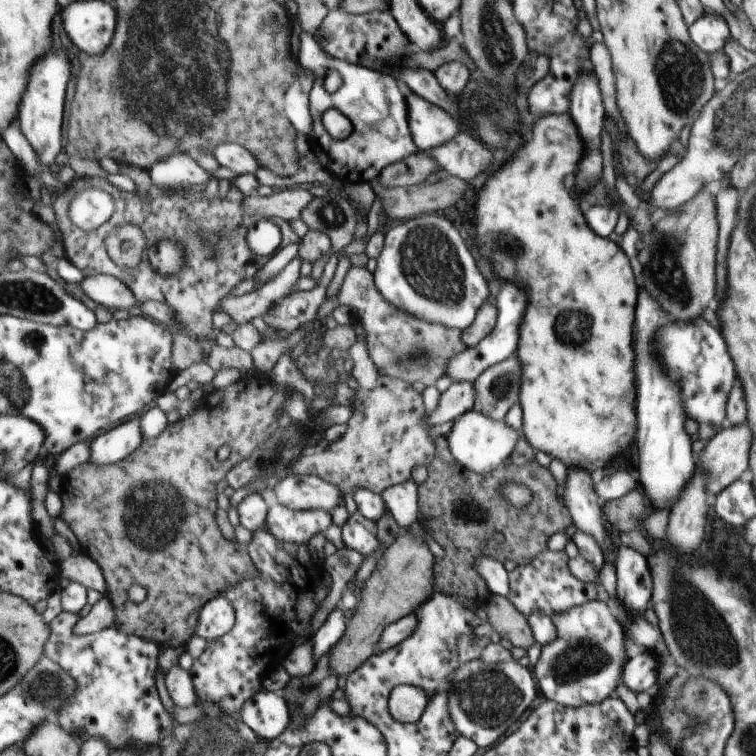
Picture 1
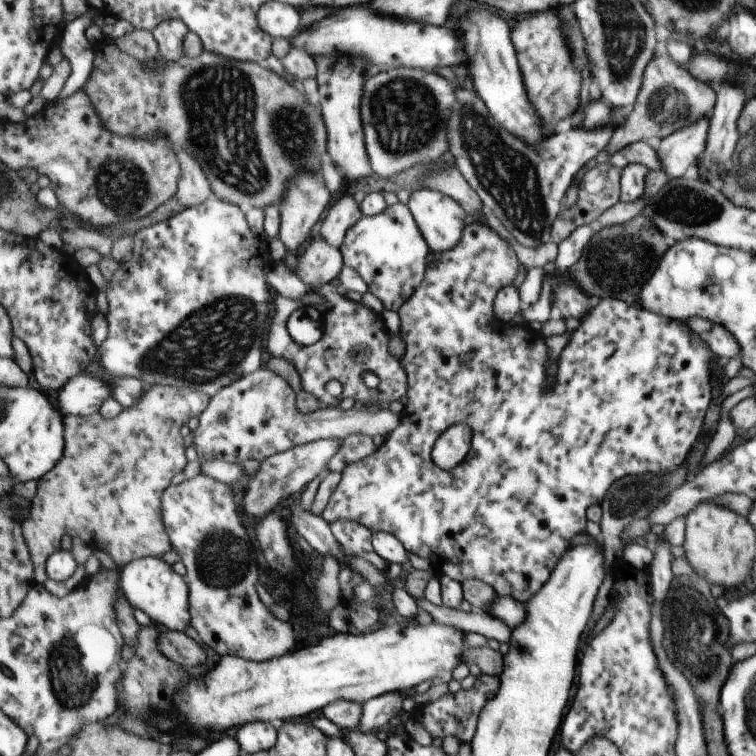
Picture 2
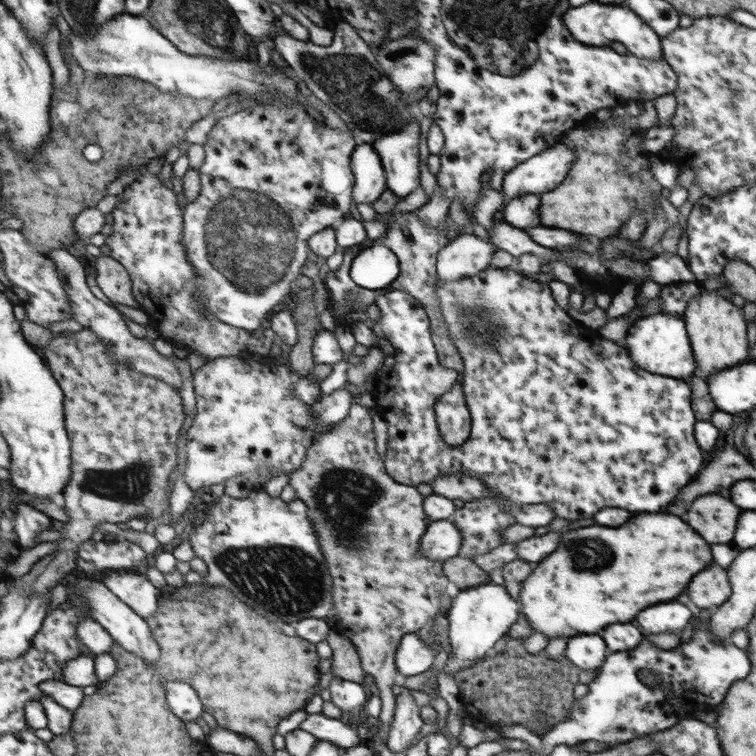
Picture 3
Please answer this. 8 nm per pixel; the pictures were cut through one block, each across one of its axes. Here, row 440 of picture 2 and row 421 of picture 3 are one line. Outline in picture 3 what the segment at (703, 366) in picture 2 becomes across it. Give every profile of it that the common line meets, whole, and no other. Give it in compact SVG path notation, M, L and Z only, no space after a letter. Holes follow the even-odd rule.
M487 267L482 272L462 280L446 281L439 278L436 282L435 291L438 306L448 321L449 335L454 339L454 343L463 357L462 393L464 393L464 400L472 413L471 435L463 445L450 446L444 442L439 433L434 414L436 399L450 390L460 372L451 368L444 368L440 364L436 344L432 340L437 329L434 328L433 319L429 317L428 310L424 308L421 300L404 291L390 291L378 296L375 299L375 304L380 309L382 317L374 323L373 332L378 335L377 345L386 353L386 358L384 368L378 369L373 376L376 389L372 391L372 395L377 402L375 409L387 422L388 440L383 463L386 473L394 481L416 487L422 482L432 482L437 476L445 478L450 474L463 474L483 480L486 488L495 494L499 494L501 498L513 502L513 504L547 504L554 510L555 517L560 516L560 518L570 521L592 518L598 510L608 508L608 506L624 508L630 512L656 512L660 506L670 504L678 496L678 492L684 486L688 486L699 474L698 470L703 467L707 452L700 447L696 439L695 428L698 420L691 407L692 389L689 382L686 382L684 378L660 376L658 373L648 372L645 368L640 368L637 361L632 359L628 349L623 345L612 345L606 342L606 348L602 350L601 343L604 343L604 340L601 339L598 345L600 350L596 354L594 344L588 338L588 330L580 322L574 322L554 302L548 283L544 284L530 277L525 277L515 267L506 269Z

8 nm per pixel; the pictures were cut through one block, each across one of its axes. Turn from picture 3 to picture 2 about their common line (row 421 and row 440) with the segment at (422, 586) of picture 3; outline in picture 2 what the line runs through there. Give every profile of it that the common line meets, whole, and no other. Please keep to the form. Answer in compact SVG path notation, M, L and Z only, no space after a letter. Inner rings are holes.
M353 434L340 439L340 448L334 454L334 458L327 466L328 472L342 472L349 464L362 460L369 454L374 454L377 448L370 436L363 434Z

